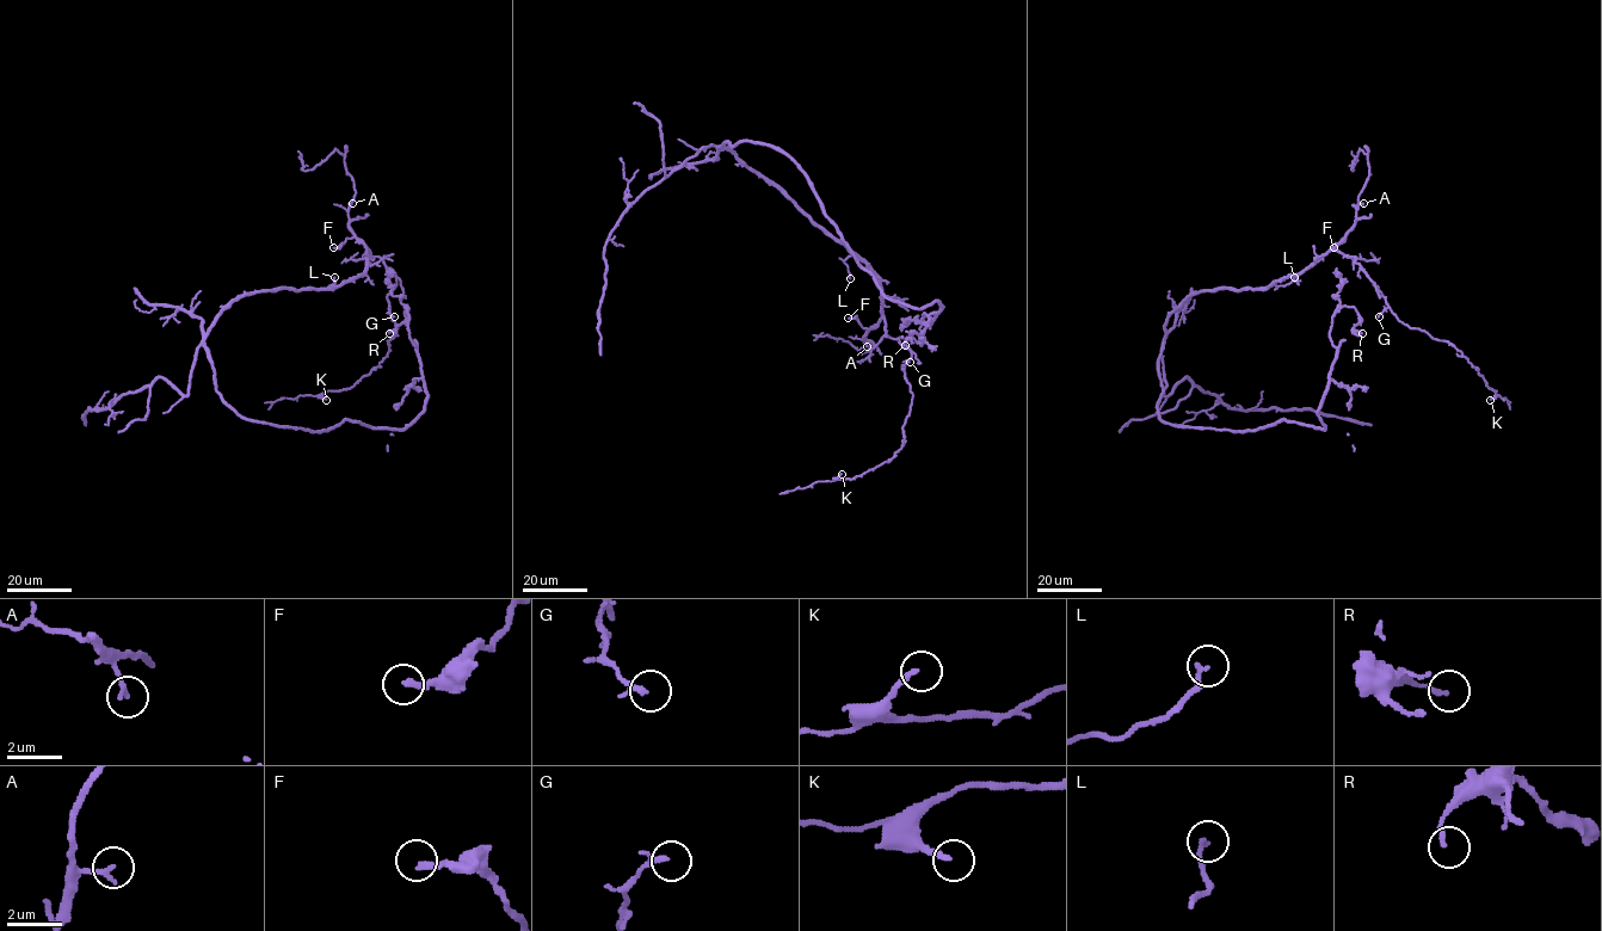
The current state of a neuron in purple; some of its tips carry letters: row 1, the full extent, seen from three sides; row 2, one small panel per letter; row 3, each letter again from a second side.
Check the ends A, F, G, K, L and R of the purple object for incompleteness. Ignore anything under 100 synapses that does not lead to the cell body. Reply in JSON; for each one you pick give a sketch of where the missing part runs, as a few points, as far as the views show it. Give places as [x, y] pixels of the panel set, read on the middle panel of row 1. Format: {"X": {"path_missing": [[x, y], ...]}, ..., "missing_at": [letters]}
{"missing_at": []}

